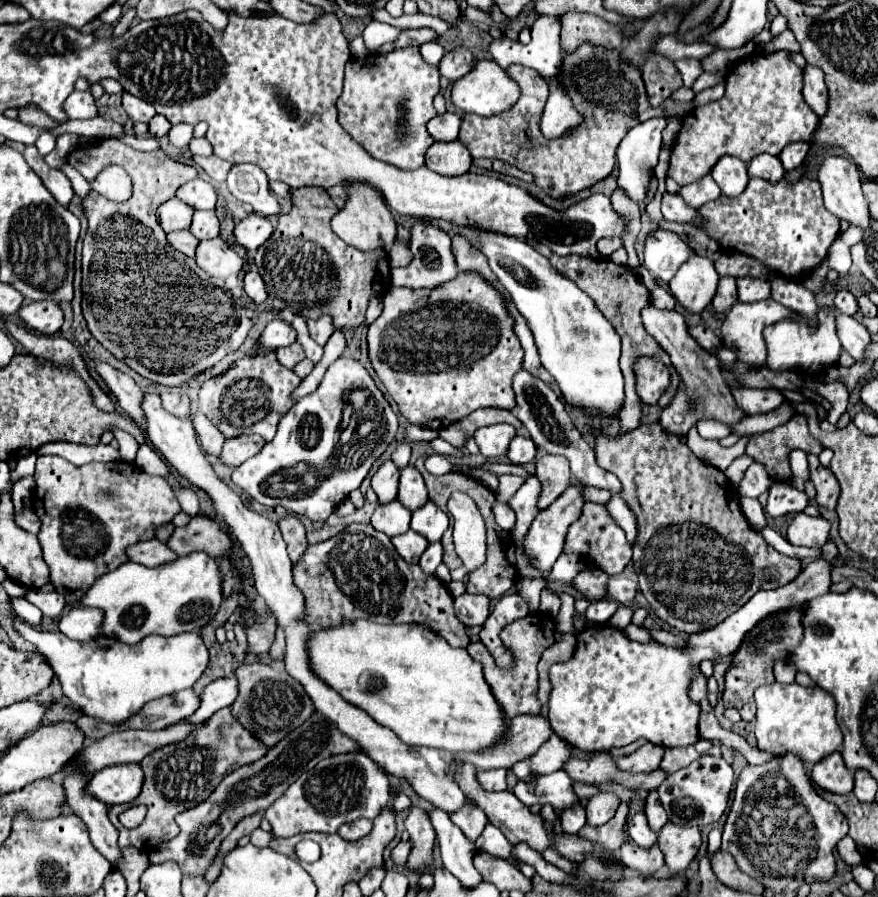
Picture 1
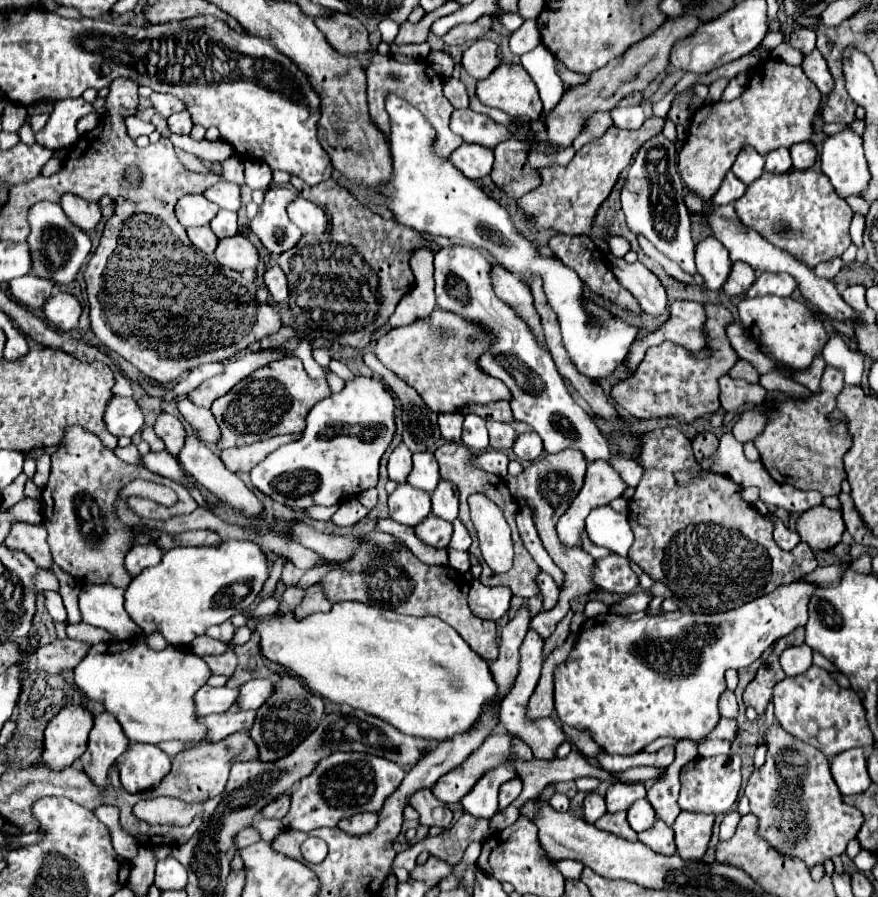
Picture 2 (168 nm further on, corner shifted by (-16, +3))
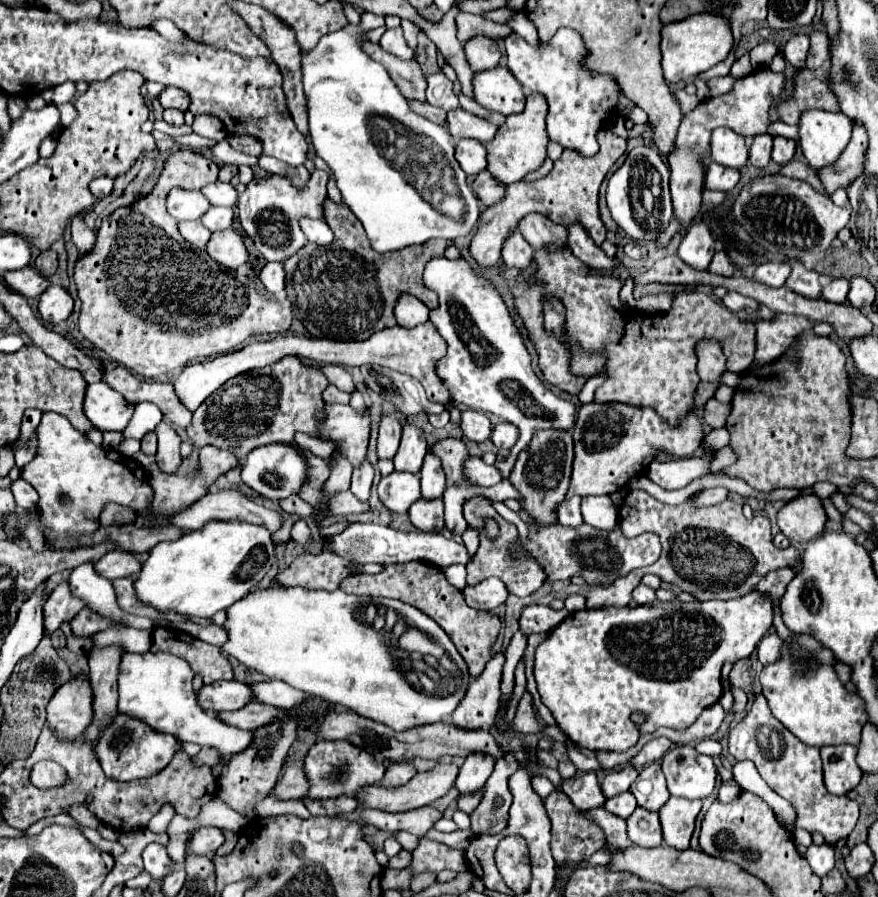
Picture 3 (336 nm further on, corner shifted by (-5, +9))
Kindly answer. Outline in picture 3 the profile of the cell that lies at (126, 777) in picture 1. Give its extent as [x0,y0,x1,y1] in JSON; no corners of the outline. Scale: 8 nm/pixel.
[95,714,179,782]

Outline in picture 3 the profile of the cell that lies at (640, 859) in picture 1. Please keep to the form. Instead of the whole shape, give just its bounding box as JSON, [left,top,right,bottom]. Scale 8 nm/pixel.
[627,808,661,848]

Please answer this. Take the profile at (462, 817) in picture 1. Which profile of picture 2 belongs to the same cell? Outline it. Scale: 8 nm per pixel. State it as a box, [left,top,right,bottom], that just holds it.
[462,765,518,818]

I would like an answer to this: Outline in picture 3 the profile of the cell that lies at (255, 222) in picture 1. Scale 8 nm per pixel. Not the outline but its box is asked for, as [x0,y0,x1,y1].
[239,170,327,262]

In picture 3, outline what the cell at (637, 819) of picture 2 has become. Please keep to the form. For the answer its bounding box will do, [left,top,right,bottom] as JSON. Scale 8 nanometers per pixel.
[603,792,637,820]

